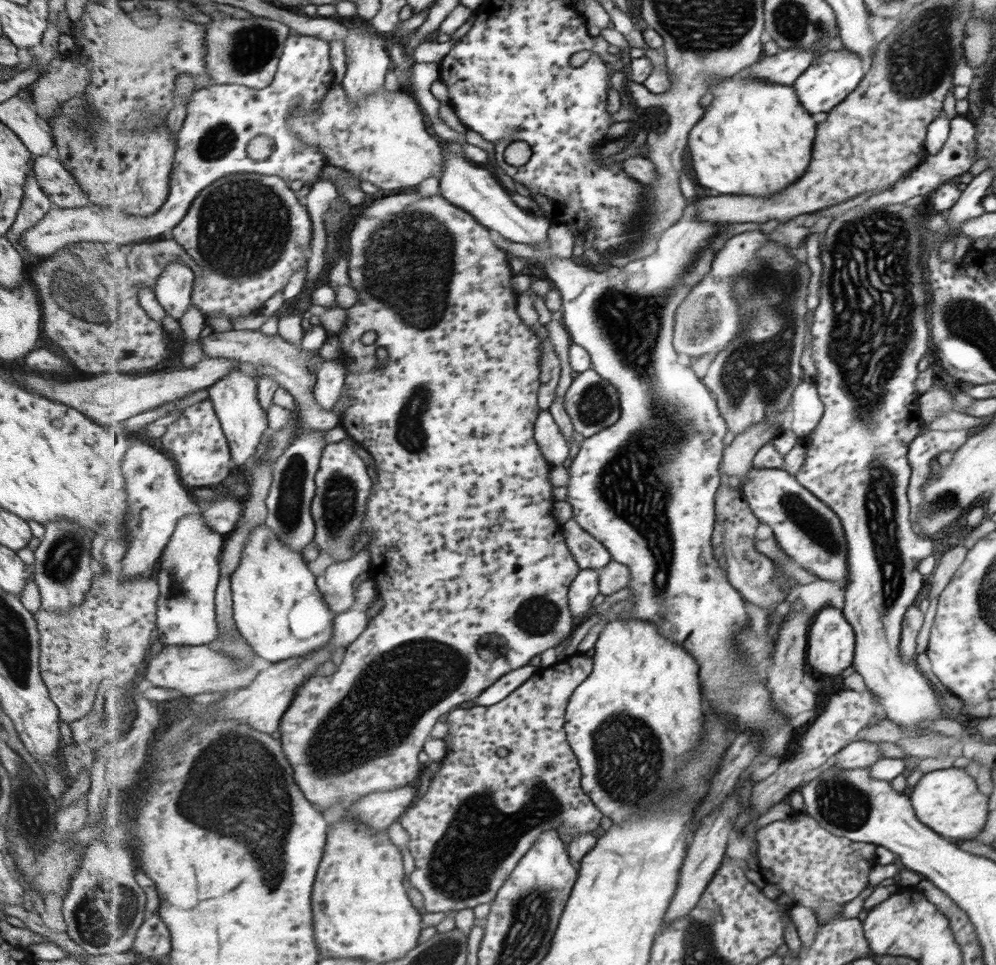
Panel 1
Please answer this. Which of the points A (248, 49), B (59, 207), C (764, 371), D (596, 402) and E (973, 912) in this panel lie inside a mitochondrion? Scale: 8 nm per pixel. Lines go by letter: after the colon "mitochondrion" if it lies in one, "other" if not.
A: mitochondrion
B: other
C: mitochondrion
D: mitochondrion
E: other

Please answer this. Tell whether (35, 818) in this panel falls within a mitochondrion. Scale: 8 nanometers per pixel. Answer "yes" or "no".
yes

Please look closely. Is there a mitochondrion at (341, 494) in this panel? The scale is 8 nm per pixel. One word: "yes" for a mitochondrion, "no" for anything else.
yes

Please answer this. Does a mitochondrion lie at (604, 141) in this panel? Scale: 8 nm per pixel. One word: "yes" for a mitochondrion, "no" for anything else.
no

